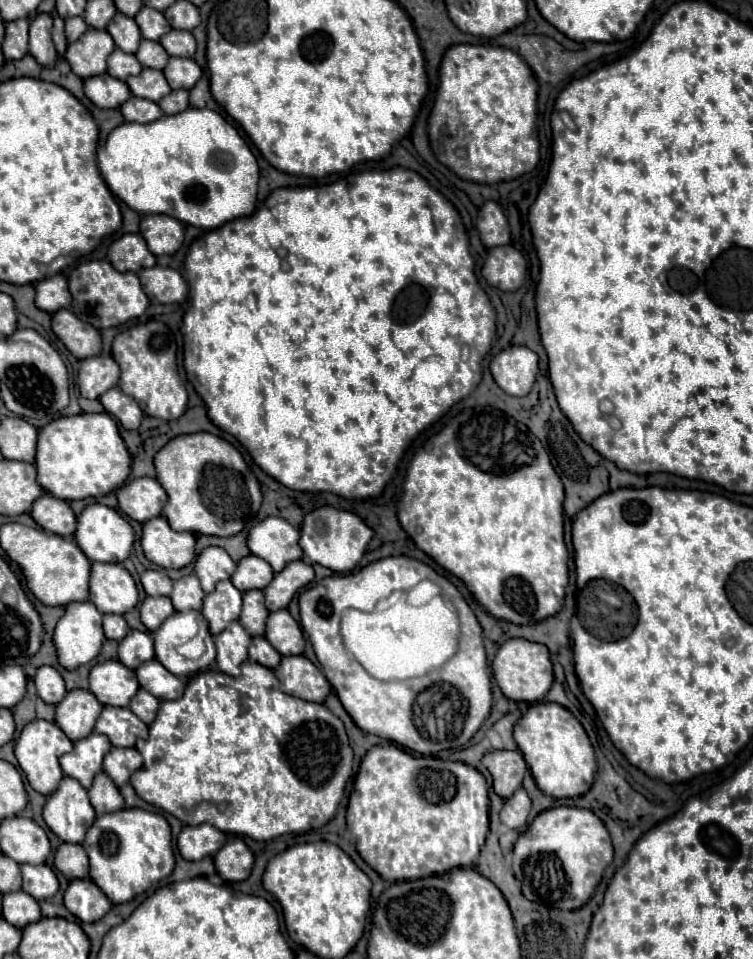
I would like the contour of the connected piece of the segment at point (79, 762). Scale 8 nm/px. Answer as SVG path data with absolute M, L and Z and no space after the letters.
M90 733L90 737L84 737L82 741L74 743L74 751L66 753L62 757L60 765L64 775L80 781L82 787L90 787L94 775L102 769L104 755L112 749L108 737L102 737L100 733Z

